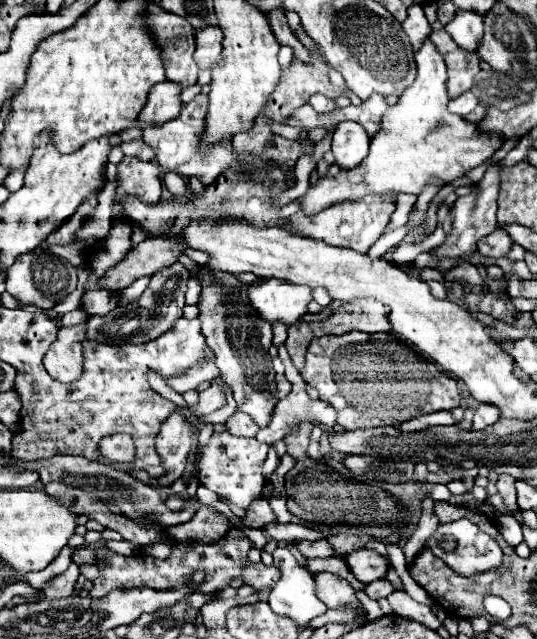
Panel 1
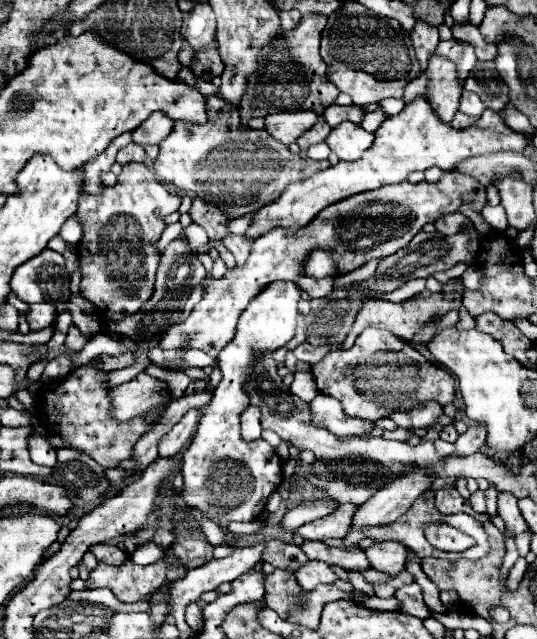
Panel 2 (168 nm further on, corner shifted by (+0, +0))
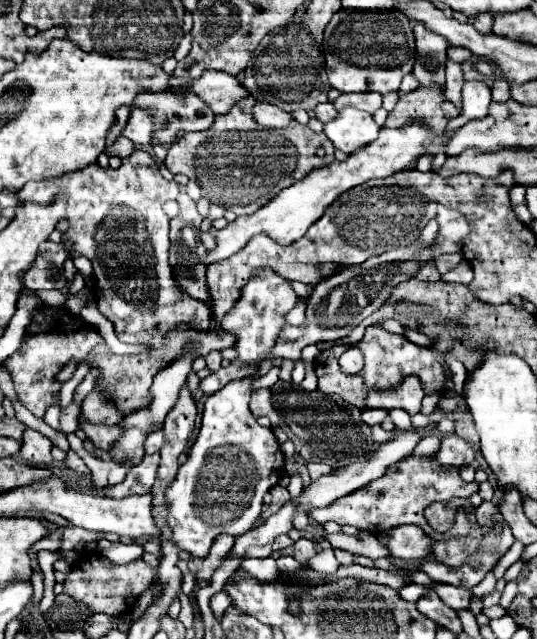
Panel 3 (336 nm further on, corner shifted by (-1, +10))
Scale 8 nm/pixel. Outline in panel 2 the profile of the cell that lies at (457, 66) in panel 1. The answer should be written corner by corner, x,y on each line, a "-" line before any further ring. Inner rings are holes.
433,54
429,58
429,68
421,72
415,80
411,80
411,84
407,84
403,102
407,104
415,96
423,94
429,98
437,116
443,122
451,122
459,108
461,92
463,92
463,86
457,78
455,64
439,54

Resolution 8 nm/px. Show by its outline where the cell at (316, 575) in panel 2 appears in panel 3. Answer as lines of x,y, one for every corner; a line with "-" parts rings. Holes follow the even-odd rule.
300,538
298,542
294,542
294,558
296,558
302,566
306,566
308,560
310,560
314,554
316,554
316,550
314,550
314,542
312,542
312,540

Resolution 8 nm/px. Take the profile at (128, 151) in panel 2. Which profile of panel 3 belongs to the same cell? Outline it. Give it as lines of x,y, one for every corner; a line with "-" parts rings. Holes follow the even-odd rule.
118,136
118,138
116,138
116,142
114,142
110,148
106,148
106,154
108,154
108,156
124,158
124,156
132,154
132,150
134,150
132,142
128,142
128,138
124,138
124,136

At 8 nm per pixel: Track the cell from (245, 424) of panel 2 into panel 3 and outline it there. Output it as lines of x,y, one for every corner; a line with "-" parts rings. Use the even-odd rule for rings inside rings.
262,388
262,390
254,390
252,398
250,398
250,410
254,416
276,416
276,410
272,406
272,392

